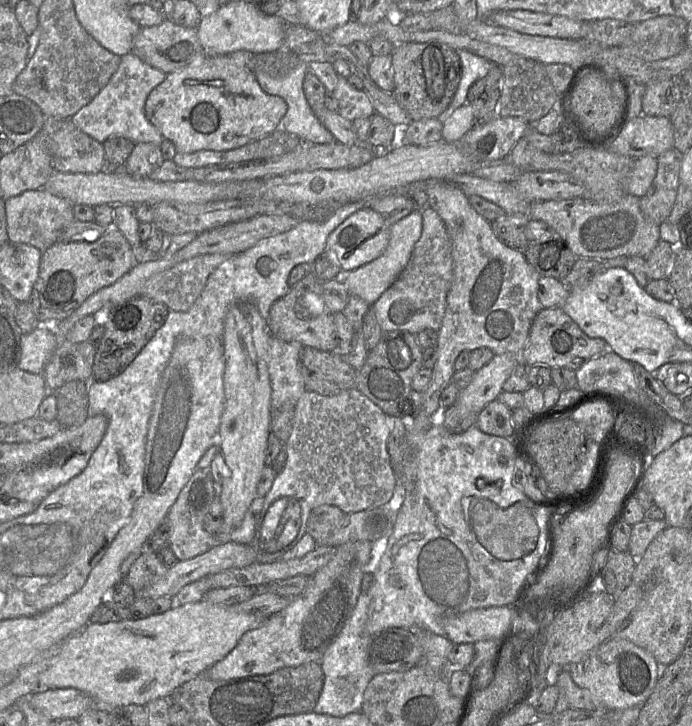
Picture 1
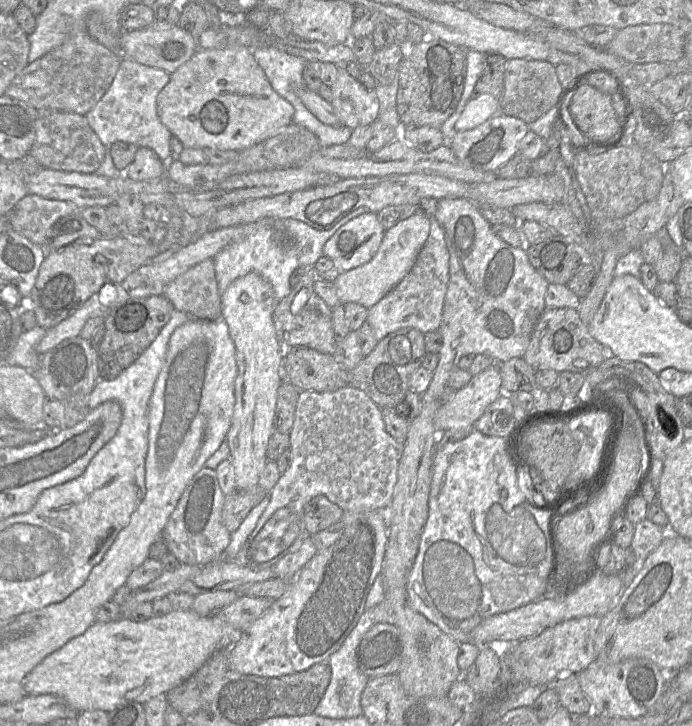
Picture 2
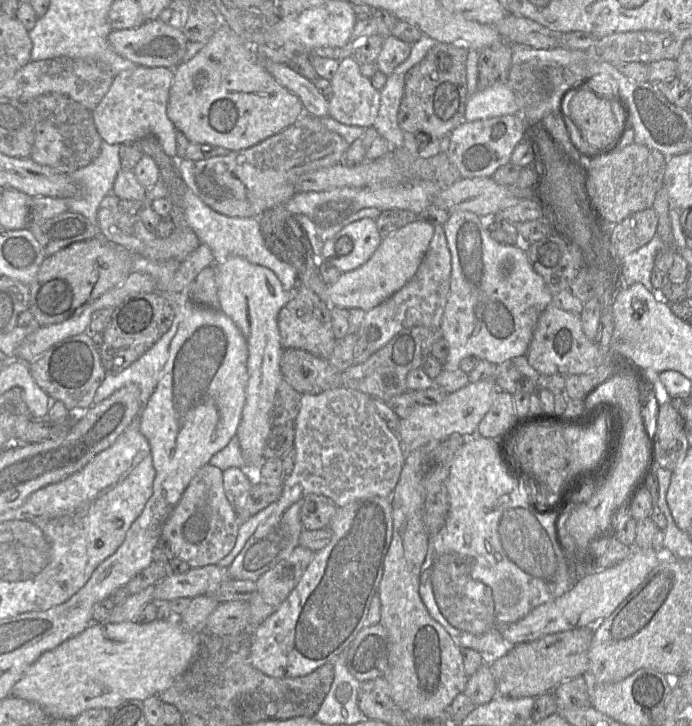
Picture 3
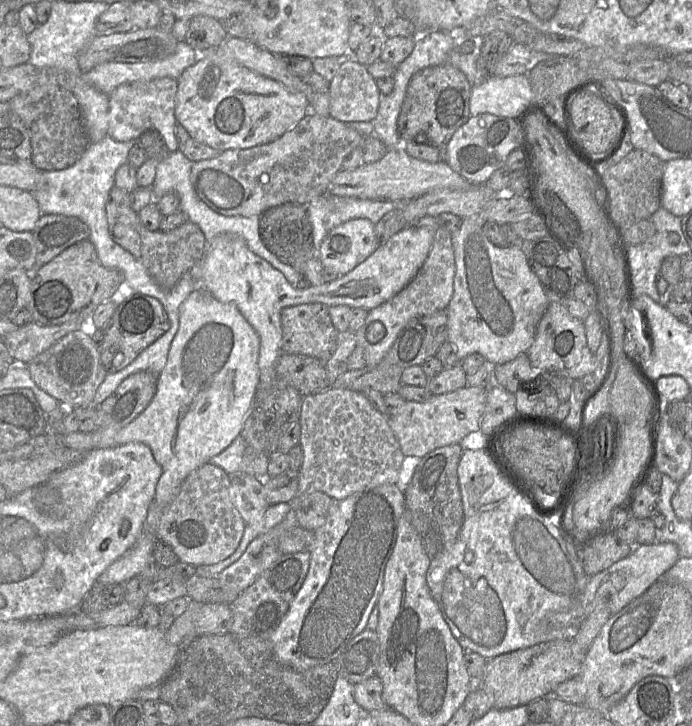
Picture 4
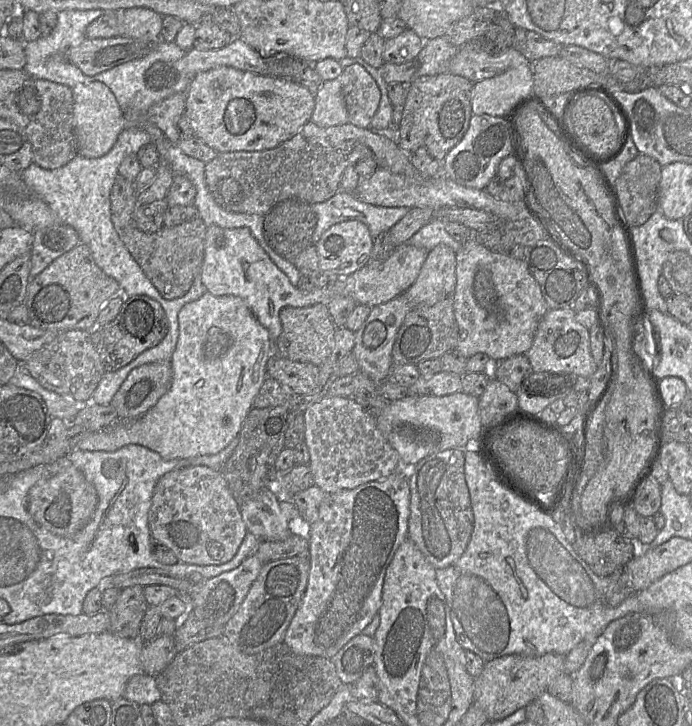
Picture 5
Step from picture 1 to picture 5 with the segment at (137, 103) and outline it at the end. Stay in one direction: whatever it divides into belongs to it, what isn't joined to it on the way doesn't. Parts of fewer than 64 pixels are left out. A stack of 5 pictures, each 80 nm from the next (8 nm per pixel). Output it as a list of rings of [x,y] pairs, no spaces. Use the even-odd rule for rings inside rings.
[[[176,93],[146,110],[127,109],[123,111],[125,127],[144,129],[156,126],[169,144],[176,145],[179,140],[177,123],[184,113],[185,99],[185,93]]]

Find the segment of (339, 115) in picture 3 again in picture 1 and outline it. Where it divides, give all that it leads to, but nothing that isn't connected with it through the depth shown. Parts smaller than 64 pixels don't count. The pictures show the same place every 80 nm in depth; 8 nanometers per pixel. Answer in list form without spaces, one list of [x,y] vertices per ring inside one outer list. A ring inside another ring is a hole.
[[[339,76],[338,84],[332,93],[338,101],[337,112],[351,122],[357,118],[372,118],[375,114],[367,93],[352,87],[343,76]]]

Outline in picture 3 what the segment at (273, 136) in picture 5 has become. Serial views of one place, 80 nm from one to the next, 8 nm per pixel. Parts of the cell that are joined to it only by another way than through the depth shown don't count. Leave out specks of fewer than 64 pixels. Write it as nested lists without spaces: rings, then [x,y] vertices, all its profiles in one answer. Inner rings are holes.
[[[221,24],[215,34],[202,44],[195,56],[173,69],[167,116],[189,142],[209,144],[229,151],[246,149],[286,129],[303,113],[304,106],[300,99],[277,82],[264,68],[252,45],[225,24]]]

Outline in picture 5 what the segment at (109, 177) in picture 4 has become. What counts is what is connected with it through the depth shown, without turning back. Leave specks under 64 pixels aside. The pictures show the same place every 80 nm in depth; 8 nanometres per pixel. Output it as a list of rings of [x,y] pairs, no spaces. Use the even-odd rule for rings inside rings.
[[[125,127],[110,151],[101,157],[85,158],[76,155],[67,164],[55,169],[44,169],[32,162],[21,172],[21,177],[28,188],[46,202],[64,224],[72,226],[78,232],[80,243],[88,246],[95,264],[118,282],[124,297],[146,295],[162,306],[168,319],[169,331],[159,344],[145,350],[121,369],[104,373],[91,397],[91,403],[103,406],[111,404],[113,397],[133,369],[144,364],[170,361],[179,337],[178,314],[181,308],[189,302],[198,300],[207,292],[198,276],[184,296],[173,300],[164,298],[127,250],[113,227],[110,191],[118,174],[118,167],[126,156],[136,154],[142,146],[151,141],[150,135],[144,129]]]

